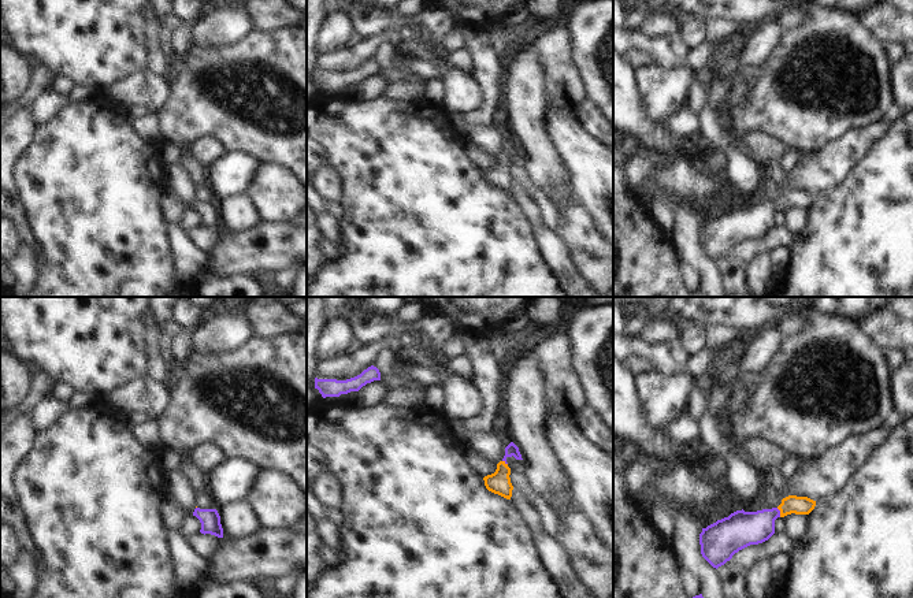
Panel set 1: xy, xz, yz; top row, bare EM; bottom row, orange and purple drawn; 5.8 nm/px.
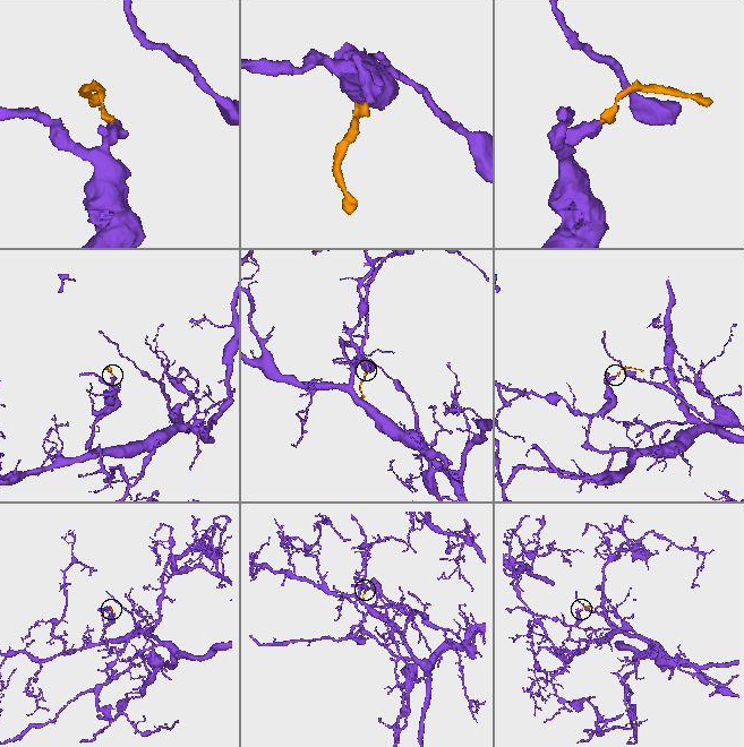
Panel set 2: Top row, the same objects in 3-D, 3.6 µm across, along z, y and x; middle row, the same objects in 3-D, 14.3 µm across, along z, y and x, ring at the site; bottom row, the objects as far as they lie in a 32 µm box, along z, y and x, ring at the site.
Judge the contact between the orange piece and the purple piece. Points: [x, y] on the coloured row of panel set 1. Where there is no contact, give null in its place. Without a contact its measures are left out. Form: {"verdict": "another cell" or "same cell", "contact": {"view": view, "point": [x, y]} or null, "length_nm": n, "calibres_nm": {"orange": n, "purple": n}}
{"verdict": "same cell", "contact": {"view": "yz", "point": [780, 512]}, "length_nm": 60, "calibres_nm": {"orange": 110, "purple": 220}}

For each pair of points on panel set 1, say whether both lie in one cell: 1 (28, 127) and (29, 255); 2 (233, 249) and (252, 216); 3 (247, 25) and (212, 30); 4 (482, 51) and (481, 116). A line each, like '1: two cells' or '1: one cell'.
1: two cells
2: two cells
3: one cell
4: one cell

